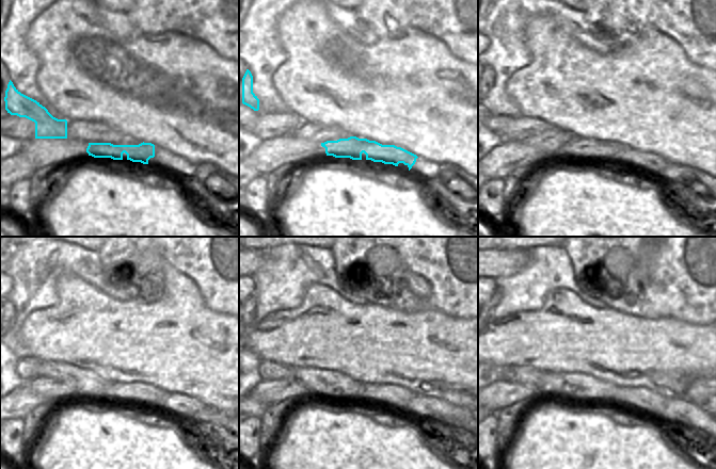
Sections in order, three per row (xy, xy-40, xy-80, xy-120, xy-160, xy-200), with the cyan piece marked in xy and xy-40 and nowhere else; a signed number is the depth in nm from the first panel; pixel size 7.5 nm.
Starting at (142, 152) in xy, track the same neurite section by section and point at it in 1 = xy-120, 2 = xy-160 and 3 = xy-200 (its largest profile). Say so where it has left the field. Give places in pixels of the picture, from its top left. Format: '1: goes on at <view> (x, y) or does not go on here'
1: goes on at xy-120 (180, 405)
2: goes on at xy-160 (427, 407)
3: goes on at xy-200 (681, 411)

